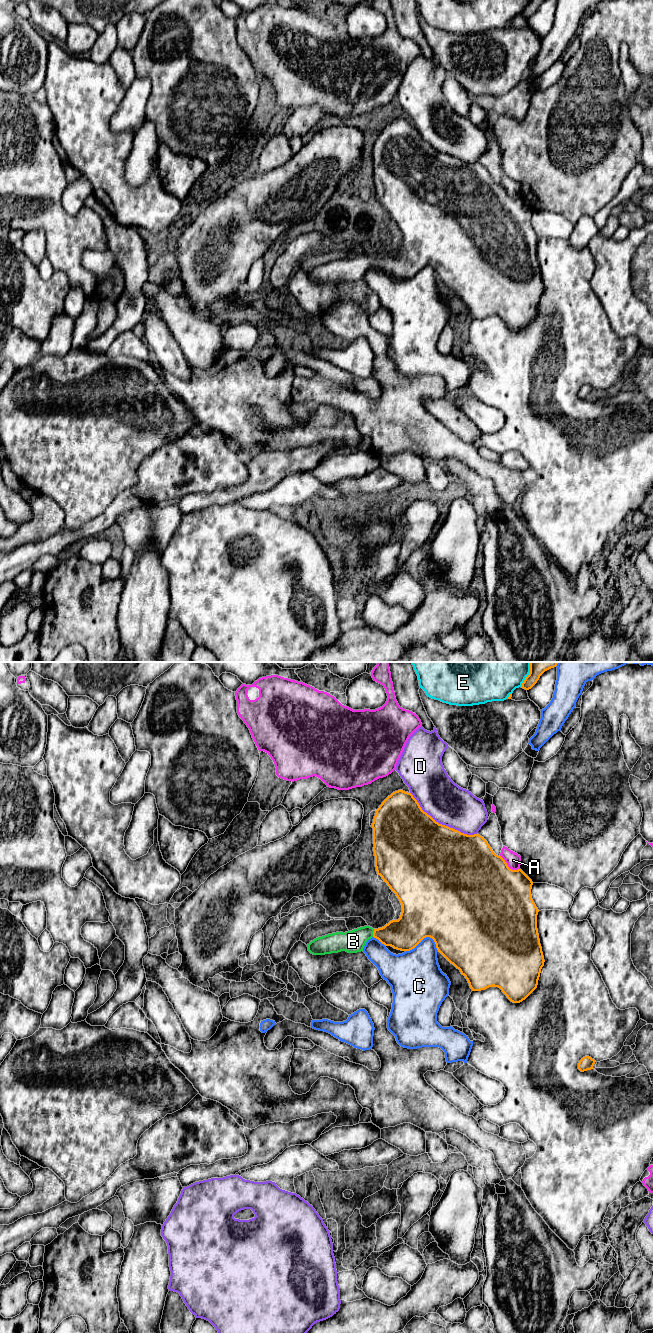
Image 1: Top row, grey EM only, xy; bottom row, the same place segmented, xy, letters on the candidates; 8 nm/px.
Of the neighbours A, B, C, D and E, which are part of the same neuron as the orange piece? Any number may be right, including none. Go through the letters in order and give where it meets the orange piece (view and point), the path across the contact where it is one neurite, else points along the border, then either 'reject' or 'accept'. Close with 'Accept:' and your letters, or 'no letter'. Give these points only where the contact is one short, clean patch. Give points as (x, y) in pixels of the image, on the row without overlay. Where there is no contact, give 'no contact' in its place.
A: contact xy (507, 194); reject
B: contact xy (373, 261); way xy (404, 262), (373, 261), (364, 261), (353, 269); accept
C: contact xy (424, 265); reject
D: contact xy (441, 152); reject
E: contact xy (525, 7); reject
Accept: B

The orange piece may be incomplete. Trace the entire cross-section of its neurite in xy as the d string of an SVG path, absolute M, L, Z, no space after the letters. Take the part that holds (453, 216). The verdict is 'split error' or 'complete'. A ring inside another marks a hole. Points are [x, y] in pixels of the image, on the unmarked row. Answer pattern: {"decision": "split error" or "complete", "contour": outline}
{"decision": "split error", "contour": "M403 118L393 120L382 130L376 138L372 156L376 199L399 227L402 233L400 246L398 248L392 248L384 255L378 257L373 257L367 253L345 261L336 260L318 265L307 272L308 279L313 283L325 283L341 279L357 281L363 279L366 270L372 265L378 267L385 274L391 274L394 277L401 279L410 279L424 266L430 265L434 268L438 280L440 280L451 292L460 298L462 303L465 304L472 319L481 319L494 314L500 316L513 331L520 331L525 328L537 316L541 297L545 290L537 257L537 243L539 238L531 223L533 213L532 208L521 197L510 197L505 188L500 183L496 183L488 170L478 161L467 163L448 154L439 152L422 138L411 121Z"}

